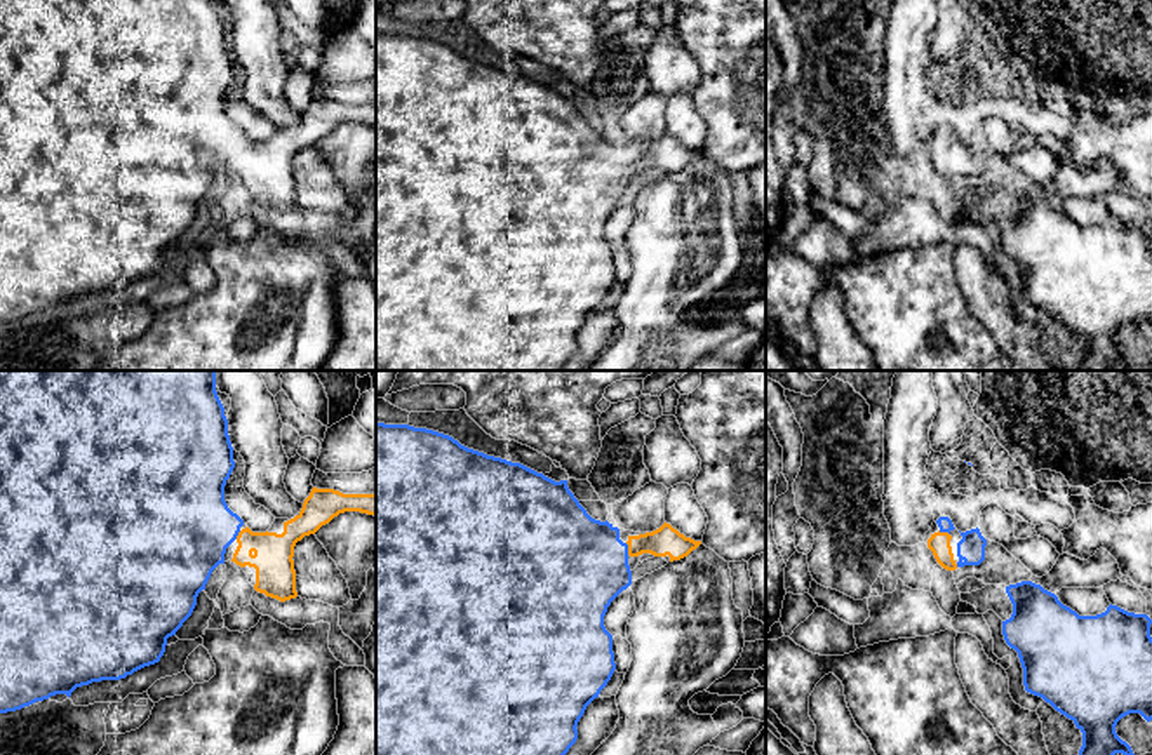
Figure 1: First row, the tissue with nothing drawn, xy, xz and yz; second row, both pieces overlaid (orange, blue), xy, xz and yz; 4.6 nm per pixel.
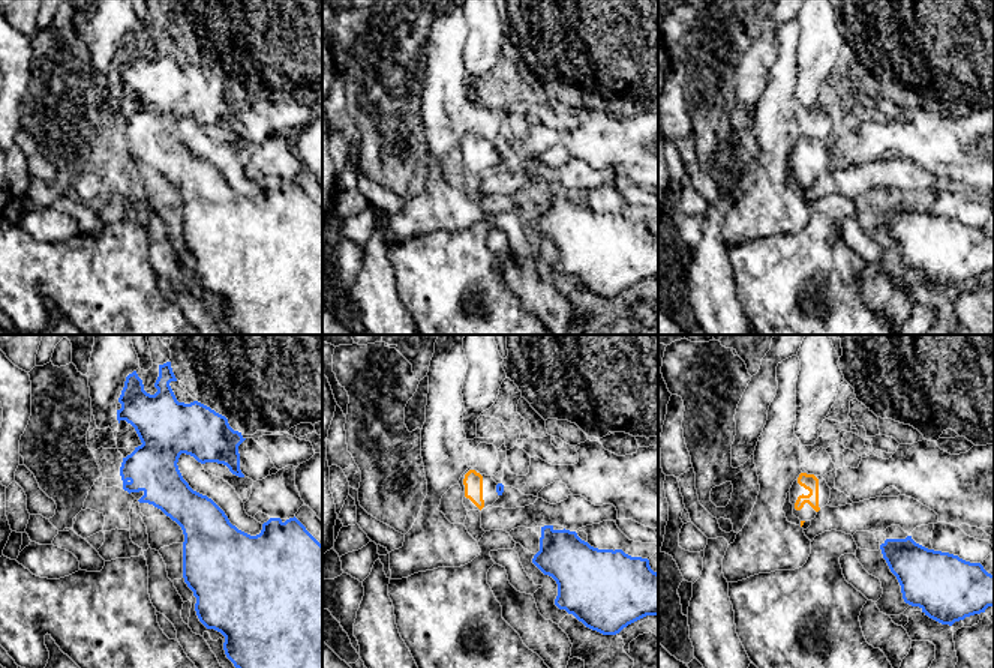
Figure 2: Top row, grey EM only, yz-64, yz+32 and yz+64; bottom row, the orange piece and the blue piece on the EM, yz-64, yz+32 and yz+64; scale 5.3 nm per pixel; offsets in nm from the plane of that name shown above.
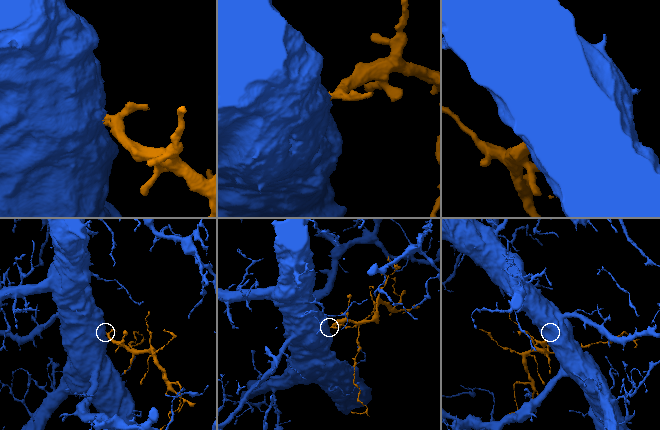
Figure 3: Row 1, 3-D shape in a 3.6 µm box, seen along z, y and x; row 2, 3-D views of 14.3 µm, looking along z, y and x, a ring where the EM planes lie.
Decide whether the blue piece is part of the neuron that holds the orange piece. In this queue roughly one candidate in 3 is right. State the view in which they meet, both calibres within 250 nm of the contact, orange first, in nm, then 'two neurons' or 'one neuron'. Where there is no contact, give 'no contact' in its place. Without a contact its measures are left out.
xz | 130/460 nm | one neuron

